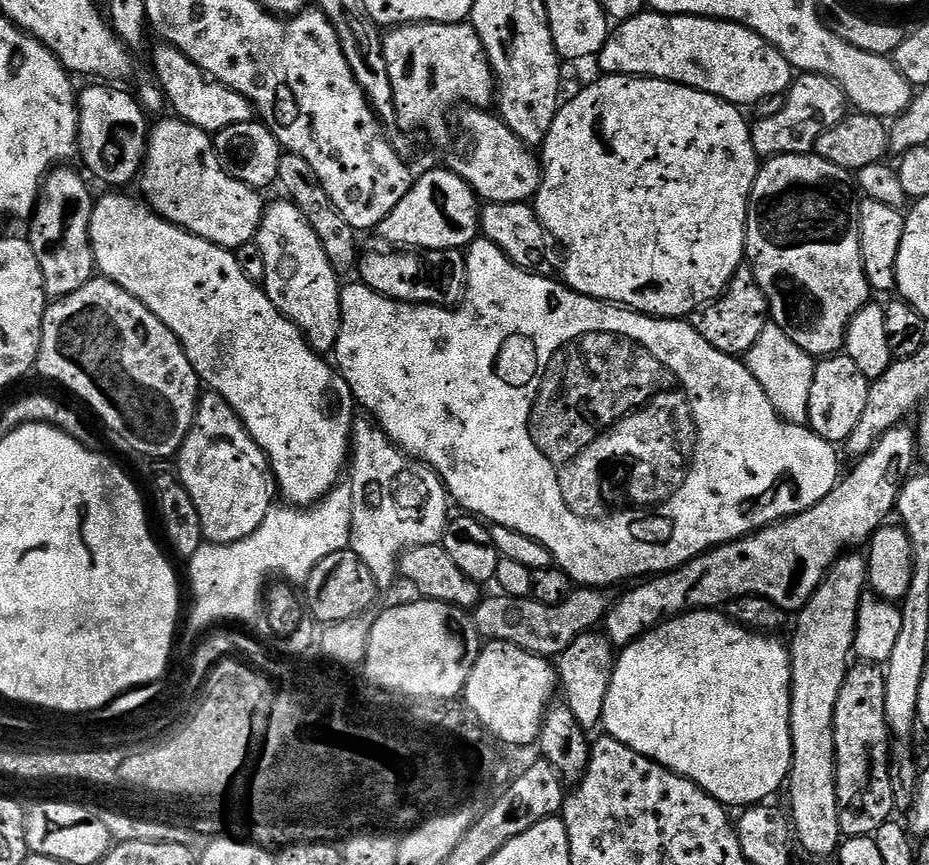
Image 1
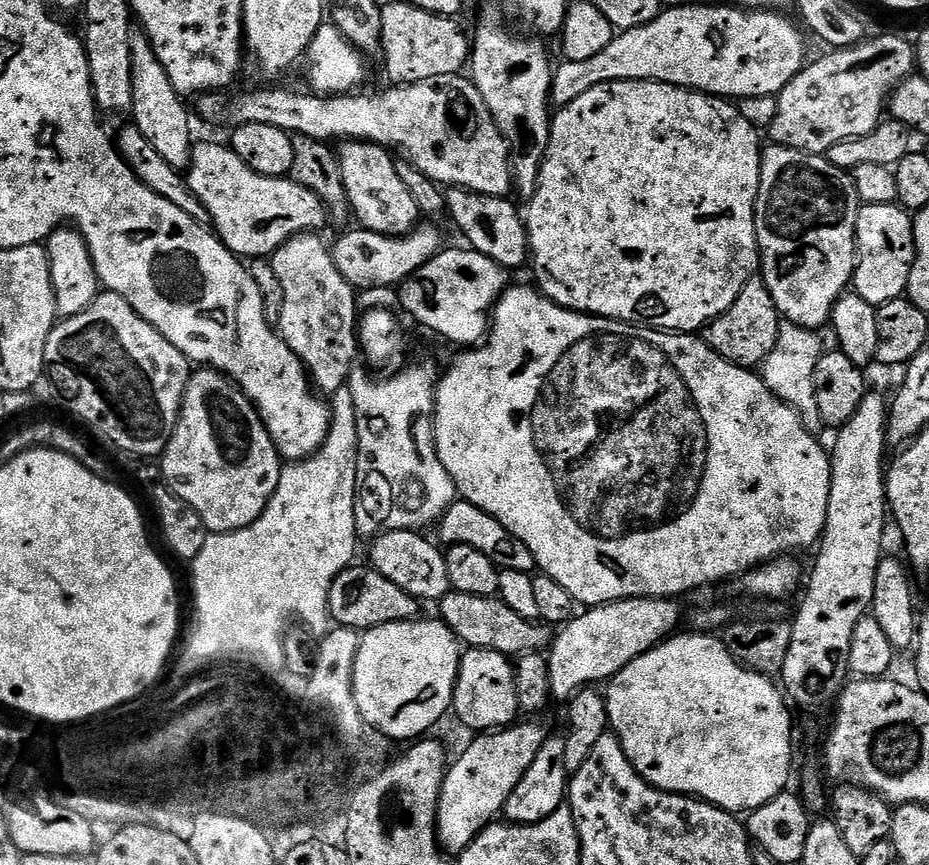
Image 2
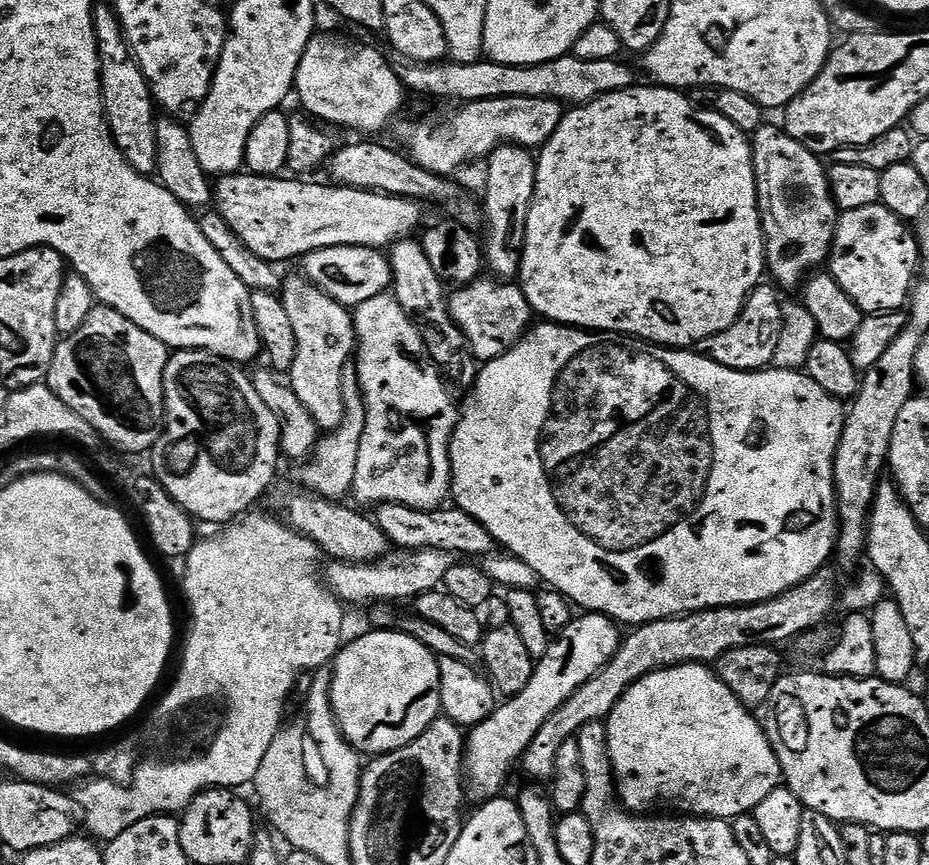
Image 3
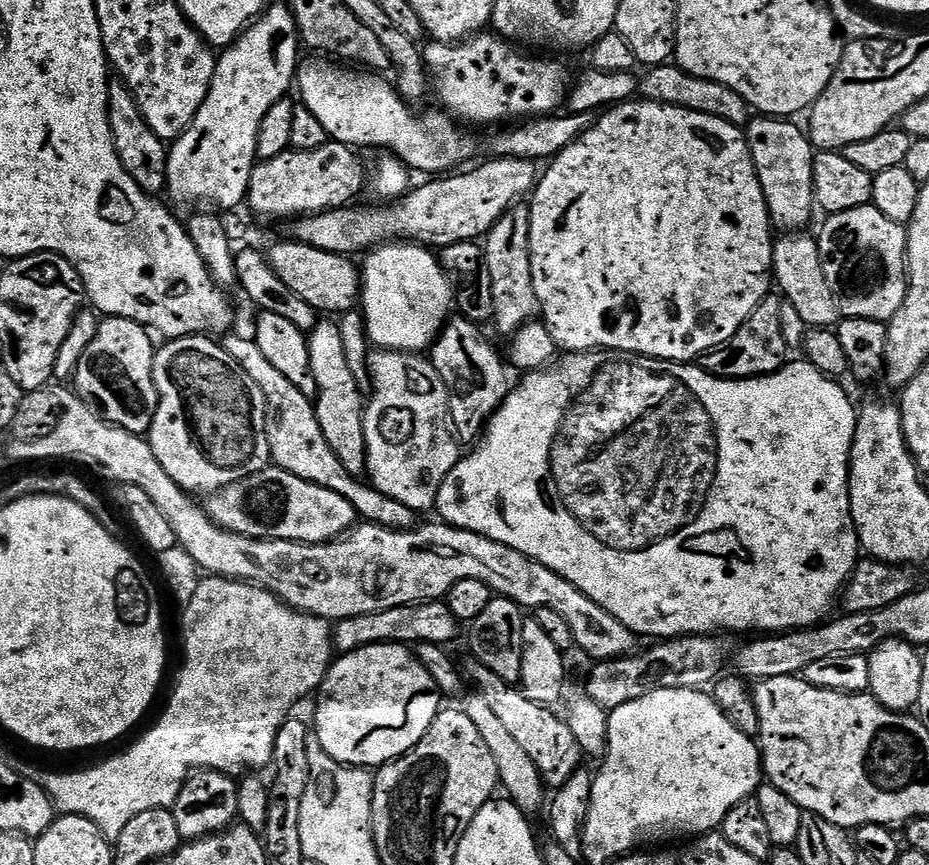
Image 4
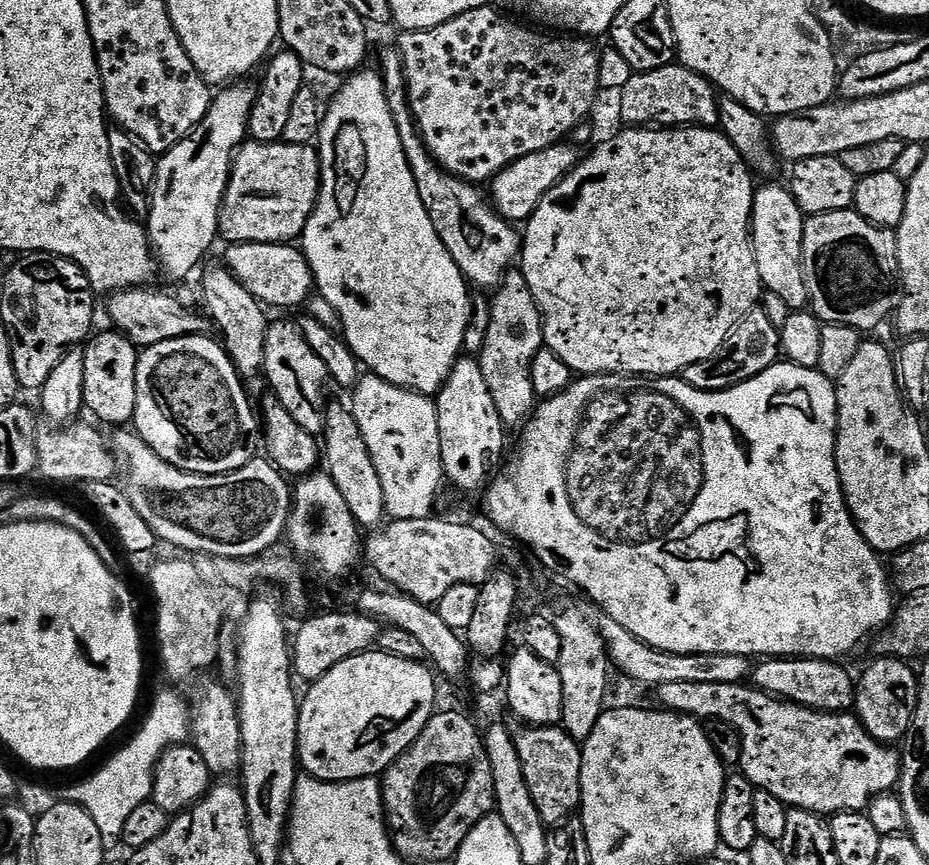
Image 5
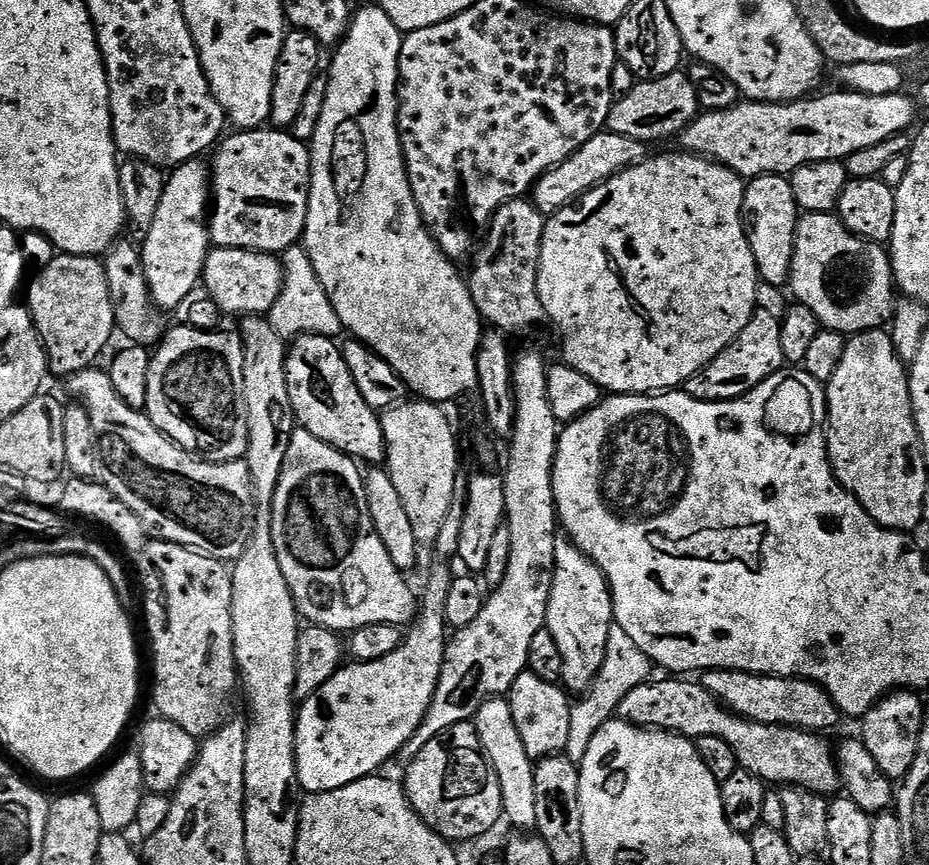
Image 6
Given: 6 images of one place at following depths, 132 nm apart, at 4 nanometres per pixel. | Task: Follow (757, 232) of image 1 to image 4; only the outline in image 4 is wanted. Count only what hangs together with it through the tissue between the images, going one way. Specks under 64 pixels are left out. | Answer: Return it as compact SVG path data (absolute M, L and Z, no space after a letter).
M763 114L749 119L746 125L748 149L752 152L752 161L758 174L758 182L762 186L762 194L766 198L768 215L771 216L773 225L780 230L804 230L808 219L814 213L816 199L812 193L812 157L814 149L812 141L808 139L805 129L800 128L788 118L773 118Z

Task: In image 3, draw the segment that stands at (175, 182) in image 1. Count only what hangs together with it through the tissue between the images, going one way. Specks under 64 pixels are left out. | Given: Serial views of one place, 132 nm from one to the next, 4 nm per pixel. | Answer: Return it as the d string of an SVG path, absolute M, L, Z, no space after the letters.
M233 174L219 177L214 188L214 200L224 221L238 234L241 242L258 258L281 262L303 258L308 252L322 250L330 246L366 246L367 248L387 249L389 246L413 235L412 232L420 224L424 212L421 205L414 200L401 196L385 197L383 192L371 193L372 205L363 204L360 199L366 196L362 188L345 188L328 184L307 184L304 178L288 178L280 176L254 176L251 174Z

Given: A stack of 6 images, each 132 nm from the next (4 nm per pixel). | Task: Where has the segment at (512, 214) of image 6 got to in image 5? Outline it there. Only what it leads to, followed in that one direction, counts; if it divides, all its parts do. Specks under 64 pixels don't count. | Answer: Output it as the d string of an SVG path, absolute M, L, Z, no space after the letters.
M399 47L382 49L378 66L384 77L384 89L387 101L390 102L390 110L394 114L394 122L398 126L398 134L406 150L406 162L410 162L414 182L418 182L418 198L422 198L422 206L426 206L430 222L434 222L434 230L438 230L438 238L442 238L446 250L450 250L450 258L454 258L458 270L462 270L469 285L476 287L477 284L480 290L499 288L521 259L521 233L518 234L512 229L515 227L496 211L486 199L485 193L483 196L476 189L479 187L475 183L448 172L433 156L408 102L408 79L404 76L404 59Z

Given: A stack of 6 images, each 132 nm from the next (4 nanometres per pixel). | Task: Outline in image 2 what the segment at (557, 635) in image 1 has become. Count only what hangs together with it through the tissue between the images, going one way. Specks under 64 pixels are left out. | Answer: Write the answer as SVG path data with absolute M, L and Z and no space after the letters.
M453 590L438 602L438 608L439 619L450 626L461 645L468 648L494 650L509 658L519 658L529 652L543 653L554 640L554 632L549 625L522 618L522 614L510 610L510 606L496 596L471 596Z

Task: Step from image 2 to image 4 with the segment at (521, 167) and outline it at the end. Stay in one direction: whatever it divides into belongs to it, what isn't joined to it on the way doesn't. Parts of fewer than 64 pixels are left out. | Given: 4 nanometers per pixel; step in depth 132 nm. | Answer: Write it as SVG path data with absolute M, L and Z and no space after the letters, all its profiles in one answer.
M527 203L513 204L488 231L483 241L484 268L490 270L490 295L494 298L492 320L505 338L511 337L523 324L537 315L540 303L534 294L530 270L530 208Z

